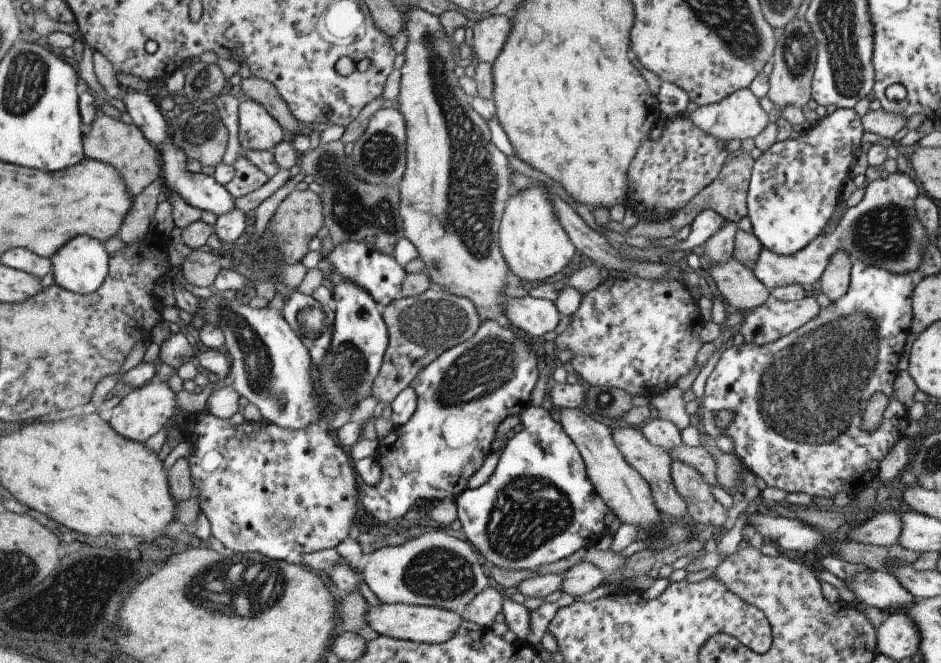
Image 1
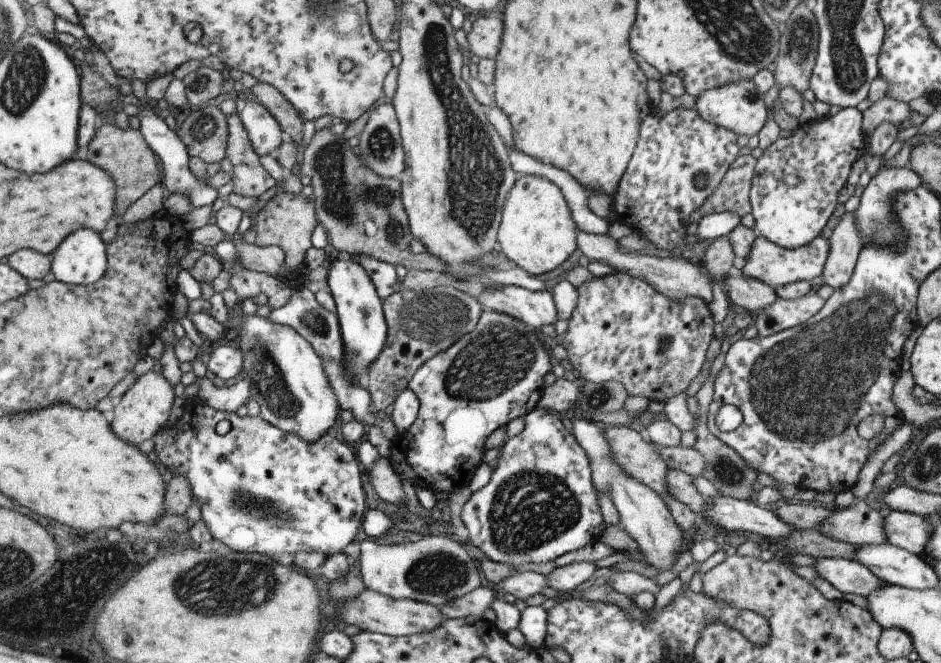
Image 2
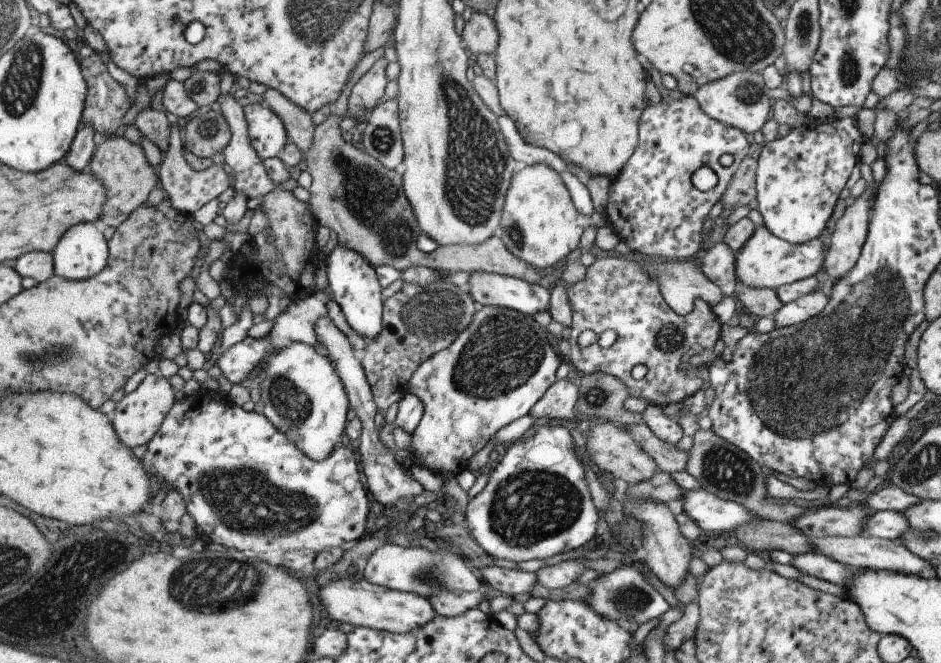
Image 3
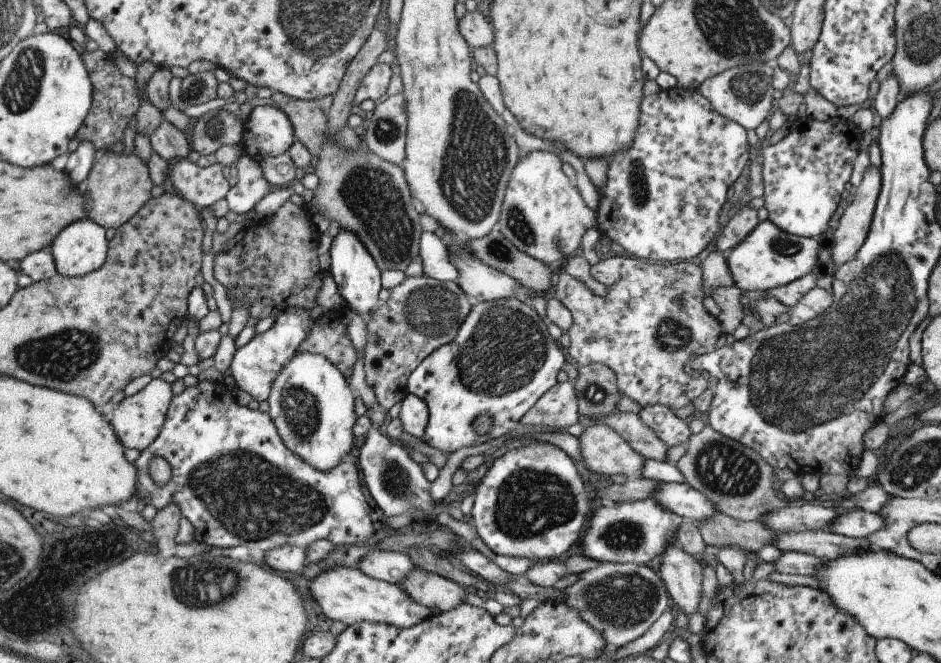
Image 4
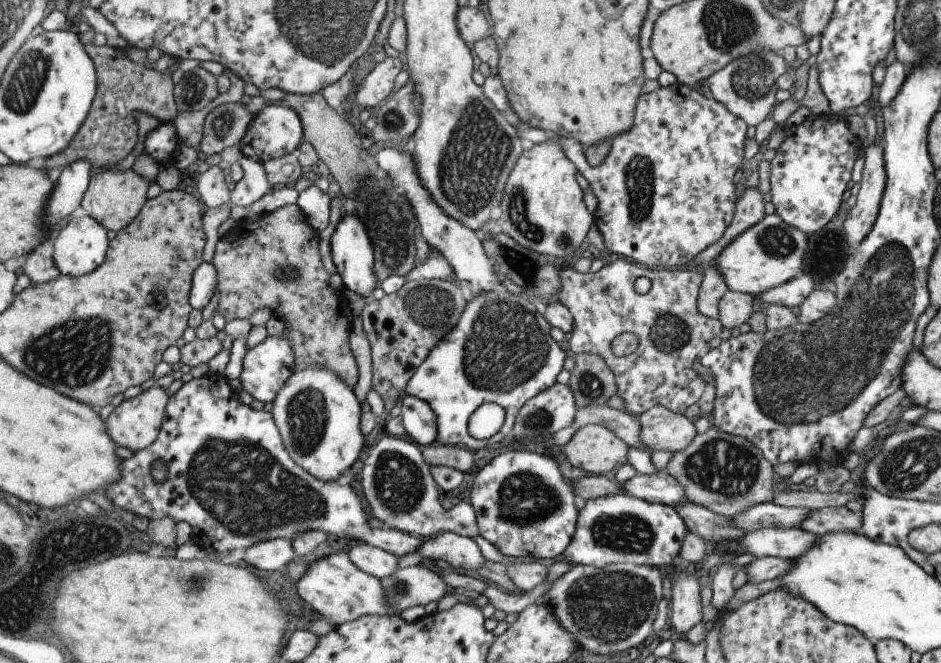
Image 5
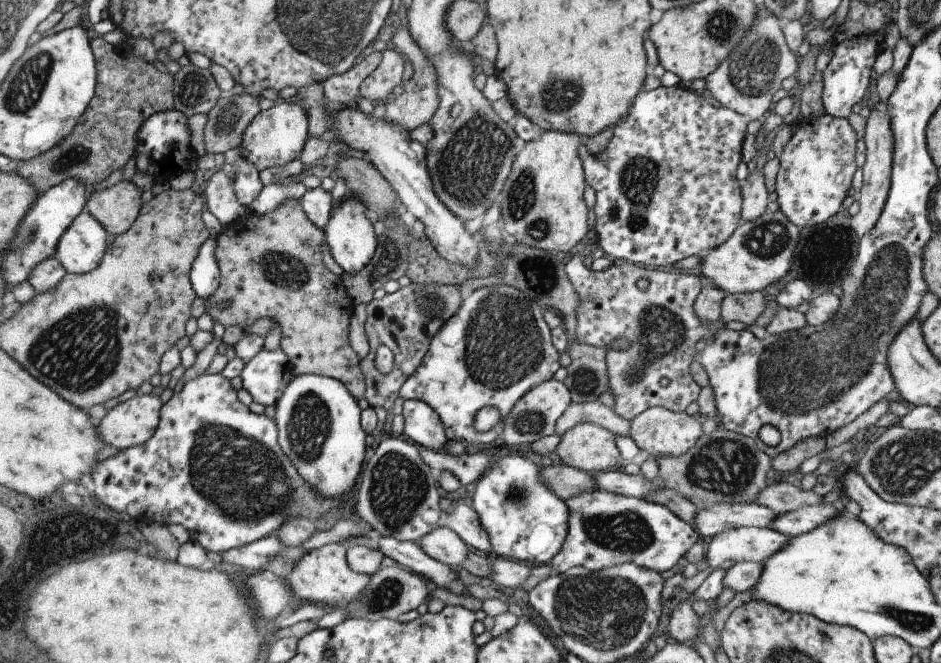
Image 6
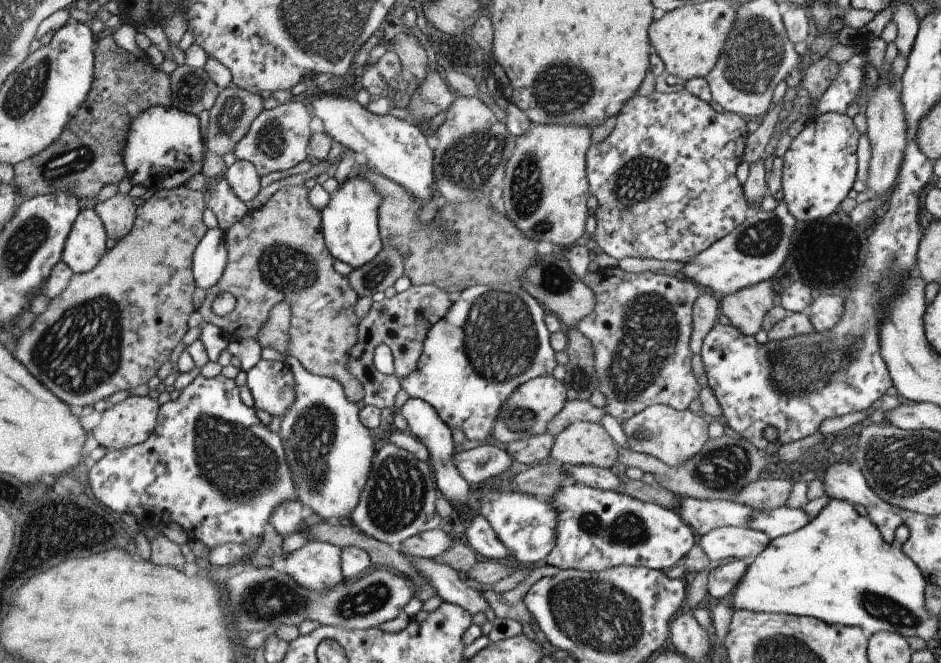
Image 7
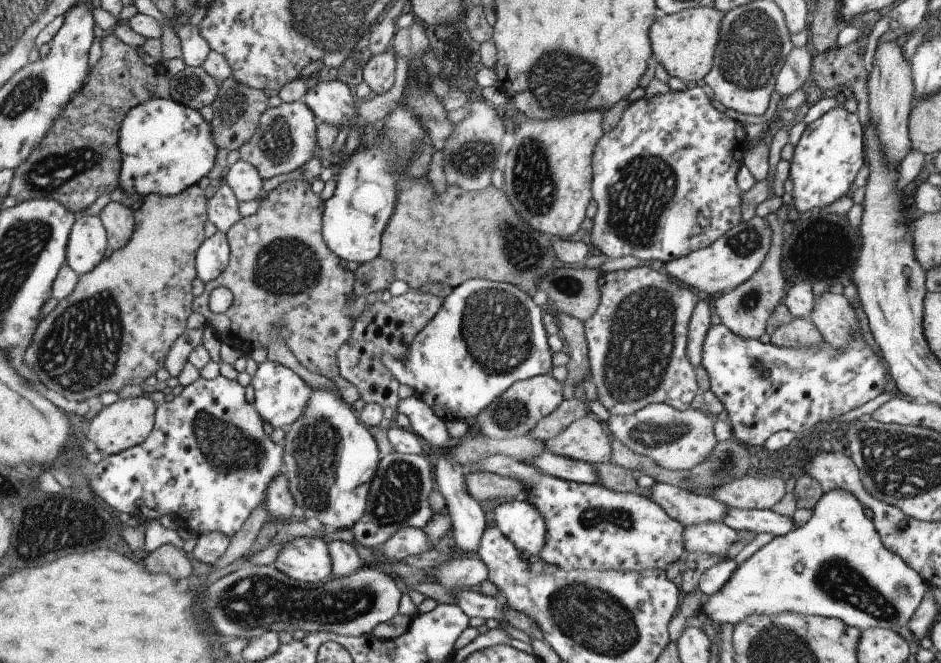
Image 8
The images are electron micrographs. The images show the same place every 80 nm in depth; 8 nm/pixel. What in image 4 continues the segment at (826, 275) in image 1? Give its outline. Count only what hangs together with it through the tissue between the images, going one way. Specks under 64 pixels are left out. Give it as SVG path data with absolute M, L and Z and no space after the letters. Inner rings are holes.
M869 165L863 172L853 200L845 207L833 233L831 258L834 266L853 258L866 237L880 191L880 167Z

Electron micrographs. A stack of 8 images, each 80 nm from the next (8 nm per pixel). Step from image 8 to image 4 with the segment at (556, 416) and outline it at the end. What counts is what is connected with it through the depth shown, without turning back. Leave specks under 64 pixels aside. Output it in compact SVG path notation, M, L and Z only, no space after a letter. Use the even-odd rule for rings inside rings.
M615 410L606 415L585 416L580 421L588 424L599 422L606 427L611 427L639 456L666 462L664 454L667 447L646 424L643 424L637 413Z

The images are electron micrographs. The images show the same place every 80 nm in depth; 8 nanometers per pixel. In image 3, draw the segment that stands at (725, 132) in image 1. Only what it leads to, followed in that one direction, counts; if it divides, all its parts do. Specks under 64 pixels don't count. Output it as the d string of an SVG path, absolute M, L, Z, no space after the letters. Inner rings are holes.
M745 70L745 72L729 74L709 84L703 84L693 92L693 98L703 114L722 124L733 126L746 135L760 130L770 117L771 101L767 98L767 91L760 73Z

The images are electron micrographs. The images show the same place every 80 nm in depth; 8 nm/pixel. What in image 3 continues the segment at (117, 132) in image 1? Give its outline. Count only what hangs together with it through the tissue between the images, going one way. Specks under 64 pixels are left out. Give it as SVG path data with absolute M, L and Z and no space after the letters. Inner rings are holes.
M120 132L111 137L99 138L96 141L87 170L105 188L105 202L101 206L101 216L98 220L100 227L109 226L109 228L115 229L119 226L133 210L143 203L149 190L158 182L156 170L147 161L141 146L129 143L121 136Z

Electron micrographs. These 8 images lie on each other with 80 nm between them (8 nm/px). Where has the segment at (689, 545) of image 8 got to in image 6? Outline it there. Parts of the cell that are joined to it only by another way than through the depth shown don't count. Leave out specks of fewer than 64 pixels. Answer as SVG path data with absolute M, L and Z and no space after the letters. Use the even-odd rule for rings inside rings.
M739 527L718 532L705 540L708 566L719 567L725 560L761 562L788 543L788 537L769 527Z

